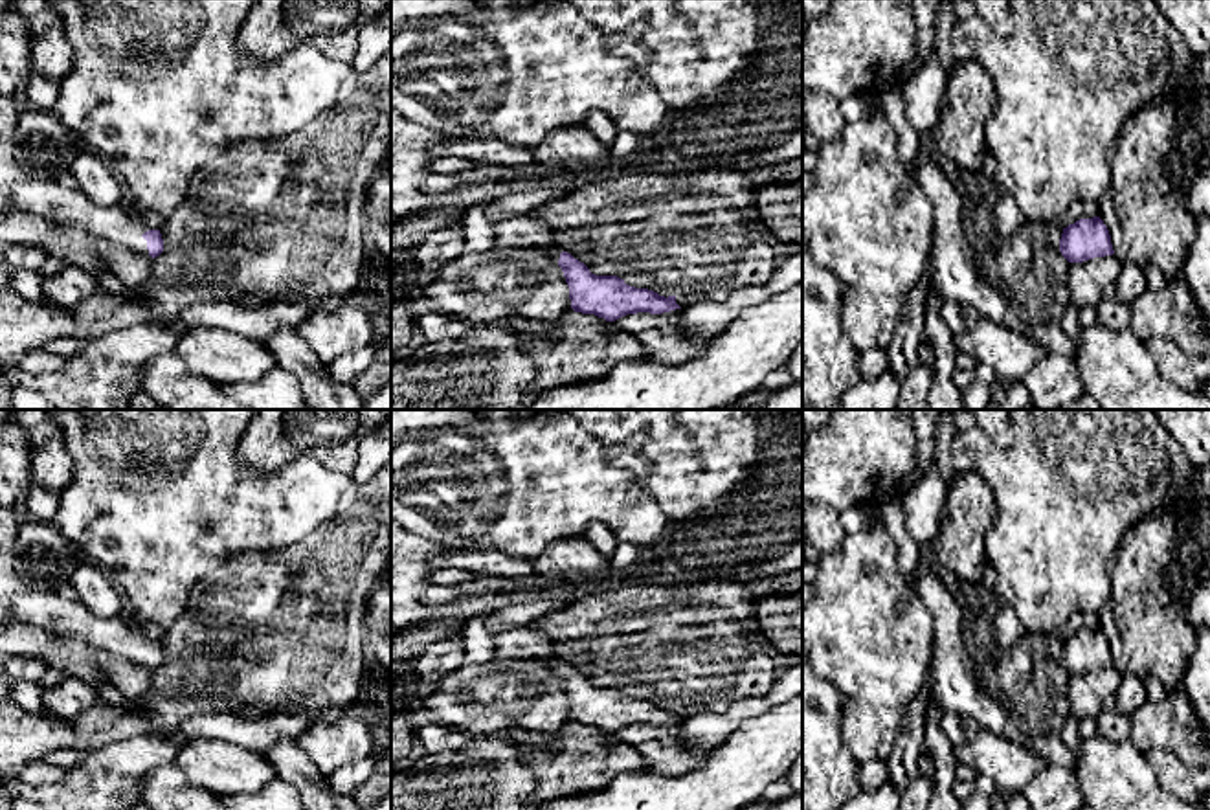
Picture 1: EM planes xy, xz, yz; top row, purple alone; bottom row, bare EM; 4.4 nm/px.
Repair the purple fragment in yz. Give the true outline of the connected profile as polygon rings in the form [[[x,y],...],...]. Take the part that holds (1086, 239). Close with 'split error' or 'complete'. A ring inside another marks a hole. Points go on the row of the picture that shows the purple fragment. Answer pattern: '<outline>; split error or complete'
[[[1100,217],[1080,219],[1063,228],[1059,252],[1069,263],[1083,263],[1115,253],[1109,230]]]; complete

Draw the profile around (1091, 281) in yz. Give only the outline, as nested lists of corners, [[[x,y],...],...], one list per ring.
[[[1118,253],[1070,263],[1067,279],[1070,303],[1080,310],[1096,309],[1104,299],[1111,298],[1122,263]]]

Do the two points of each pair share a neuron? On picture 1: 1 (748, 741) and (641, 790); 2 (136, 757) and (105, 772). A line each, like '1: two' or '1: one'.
1: one
2: one

